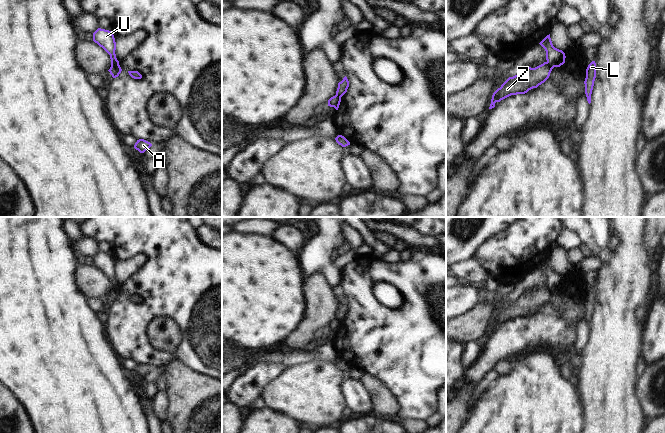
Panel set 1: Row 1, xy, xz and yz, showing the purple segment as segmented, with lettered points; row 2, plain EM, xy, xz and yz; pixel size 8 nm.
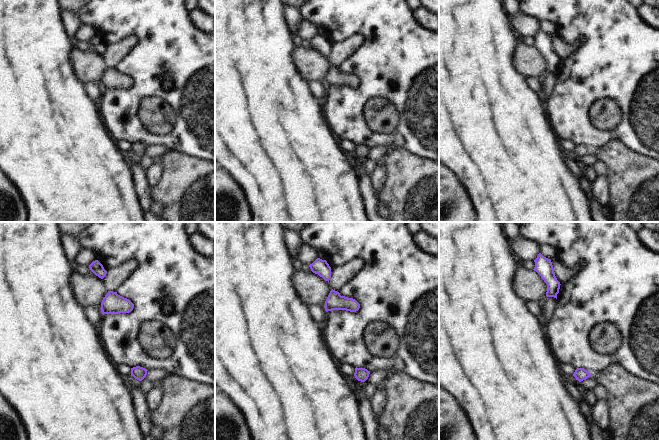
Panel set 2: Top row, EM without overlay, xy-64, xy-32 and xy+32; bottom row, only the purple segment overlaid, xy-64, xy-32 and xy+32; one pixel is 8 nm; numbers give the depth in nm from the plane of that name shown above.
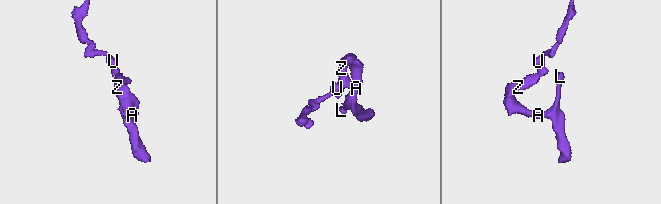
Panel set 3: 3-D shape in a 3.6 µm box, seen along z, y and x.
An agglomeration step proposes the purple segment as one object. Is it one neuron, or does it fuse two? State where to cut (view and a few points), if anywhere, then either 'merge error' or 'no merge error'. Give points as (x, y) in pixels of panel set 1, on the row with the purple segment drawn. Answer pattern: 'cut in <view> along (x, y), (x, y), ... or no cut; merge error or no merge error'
cut in xy along (117, 60), (111, 66); merge error

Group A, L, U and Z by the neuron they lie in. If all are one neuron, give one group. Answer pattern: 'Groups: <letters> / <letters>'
Groups: A L Z / U.

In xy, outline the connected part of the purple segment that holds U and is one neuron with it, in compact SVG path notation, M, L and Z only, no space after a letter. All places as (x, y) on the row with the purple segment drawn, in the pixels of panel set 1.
M98 28L93 33L93 41L110 55L111 66L118 61L115 54L116 42L112 31Z

